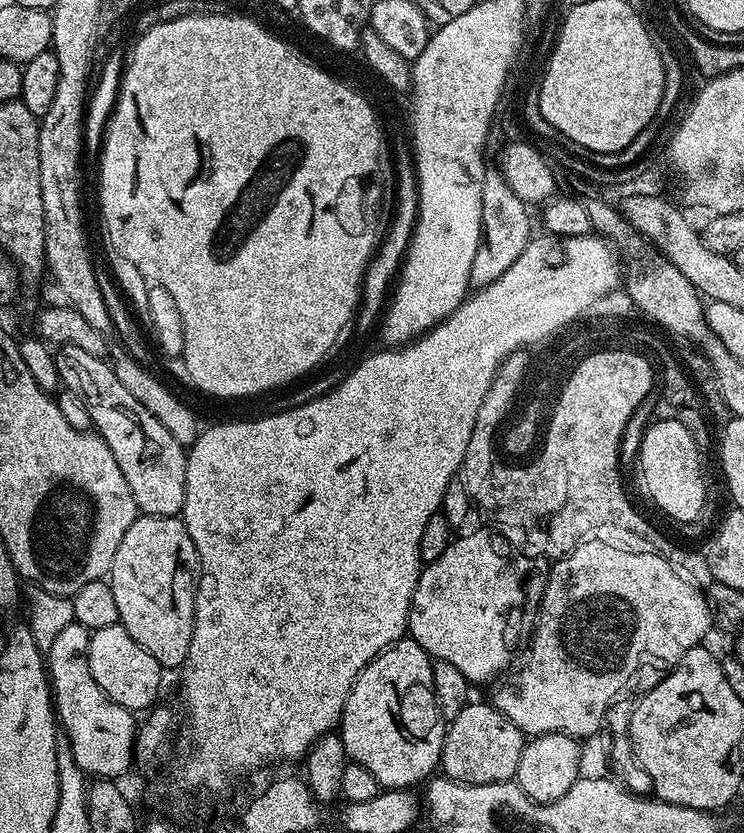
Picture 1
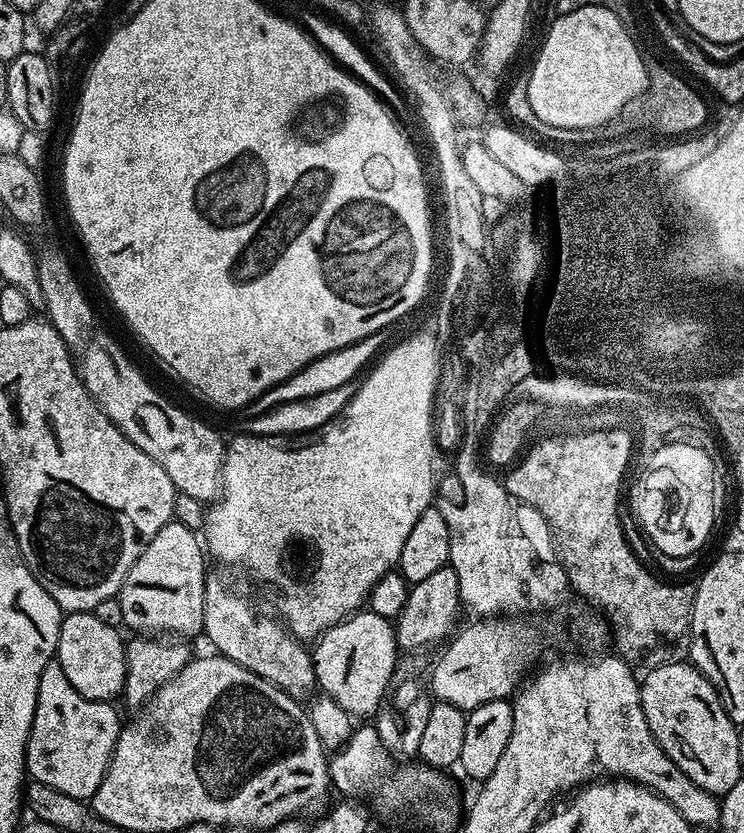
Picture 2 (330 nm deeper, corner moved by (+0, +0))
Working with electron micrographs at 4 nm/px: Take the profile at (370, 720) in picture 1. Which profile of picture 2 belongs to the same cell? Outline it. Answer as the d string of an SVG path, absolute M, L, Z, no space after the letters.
M371 610L353 612L333 628L326 629L311 649L319 691L334 698L334 702L354 718L375 717L381 711L384 691L398 667L396 652L398 645L393 621Z

